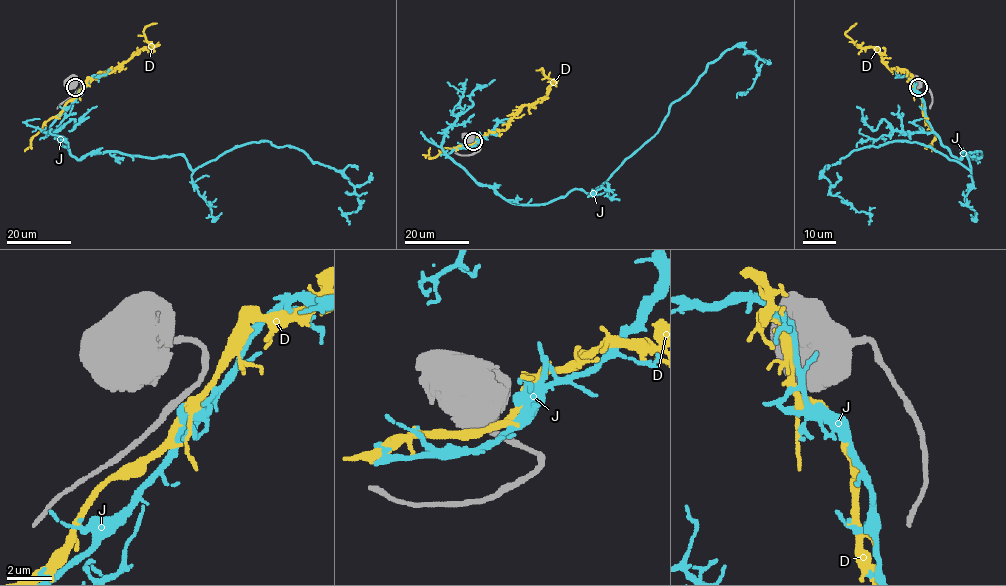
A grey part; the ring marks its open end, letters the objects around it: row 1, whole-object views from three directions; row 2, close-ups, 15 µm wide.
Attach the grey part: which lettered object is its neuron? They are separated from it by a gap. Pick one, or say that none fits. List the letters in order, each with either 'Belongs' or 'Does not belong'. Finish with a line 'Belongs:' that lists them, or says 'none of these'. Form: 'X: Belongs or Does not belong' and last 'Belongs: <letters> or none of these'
D: Does not belong
J: Belongs
Belongs: J

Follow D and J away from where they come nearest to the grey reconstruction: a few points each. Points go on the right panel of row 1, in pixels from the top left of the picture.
D: (918, 91), (906, 71), (889, 68), (877, 47), (858, 46), (845, 33), (856, 23)
J: (917, 91), (949, 152), (982, 155), (965, 154), (970, 169), (892, 141), (823, 170), (829, 192), (875, 208)

